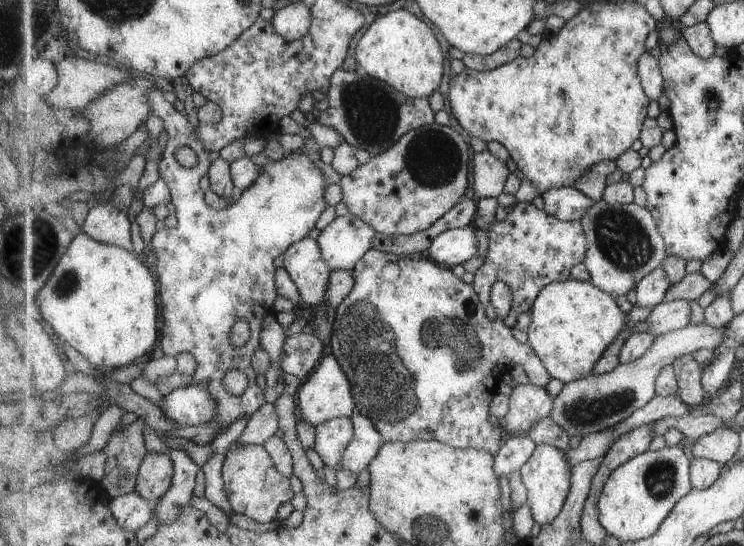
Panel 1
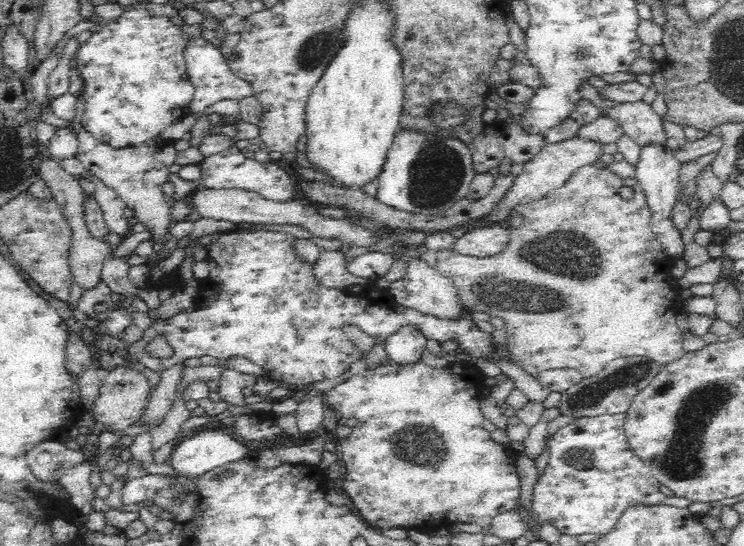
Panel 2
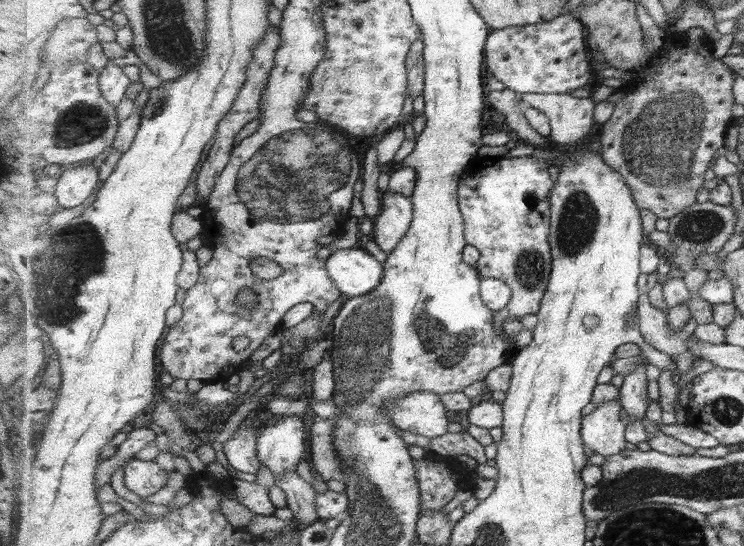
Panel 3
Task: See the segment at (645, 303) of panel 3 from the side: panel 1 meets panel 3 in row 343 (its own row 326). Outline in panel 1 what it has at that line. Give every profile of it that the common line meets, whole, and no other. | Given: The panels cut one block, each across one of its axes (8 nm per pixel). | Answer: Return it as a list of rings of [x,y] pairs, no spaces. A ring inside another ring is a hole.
[[[685,299],[659,303],[646,320],[648,332],[657,335],[687,328],[689,322],[691,322],[691,306]]]

